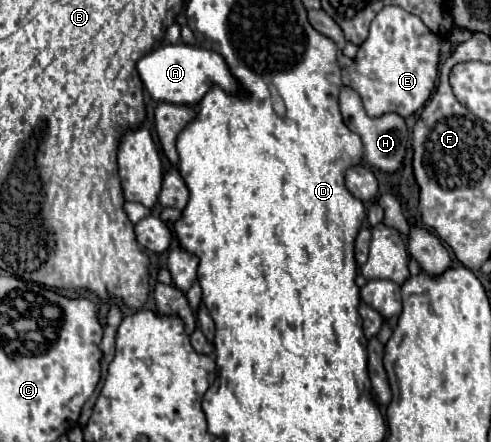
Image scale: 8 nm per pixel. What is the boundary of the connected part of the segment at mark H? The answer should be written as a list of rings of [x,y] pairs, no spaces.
[[[344,86],[340,90],[340,112],[344,116],[346,126],[362,138],[362,142],[364,142],[364,160],[372,168],[378,168],[378,170],[388,172],[388,174],[394,174],[394,172],[402,170],[402,160],[406,156],[410,130],[406,126],[406,120],[400,114],[382,114],[378,118],[370,118],[366,114],[364,106],[362,106],[360,94],[350,86]]]

